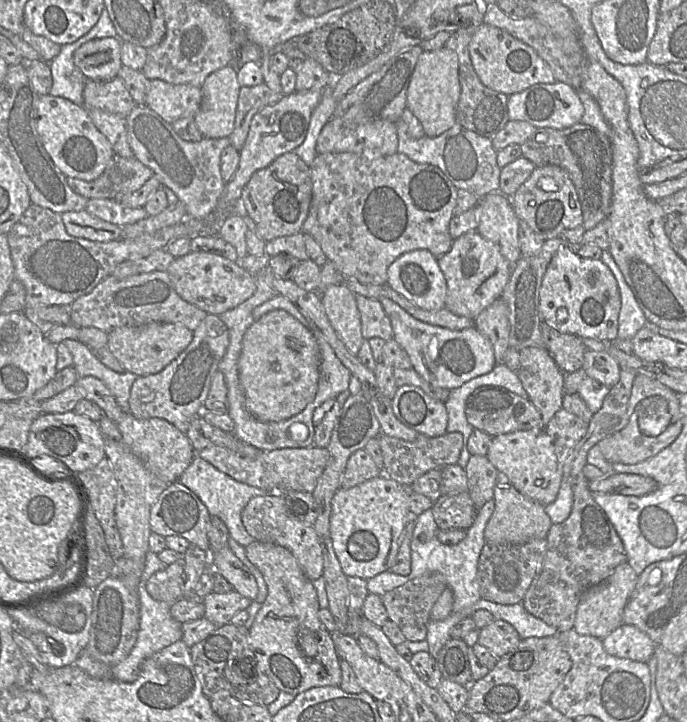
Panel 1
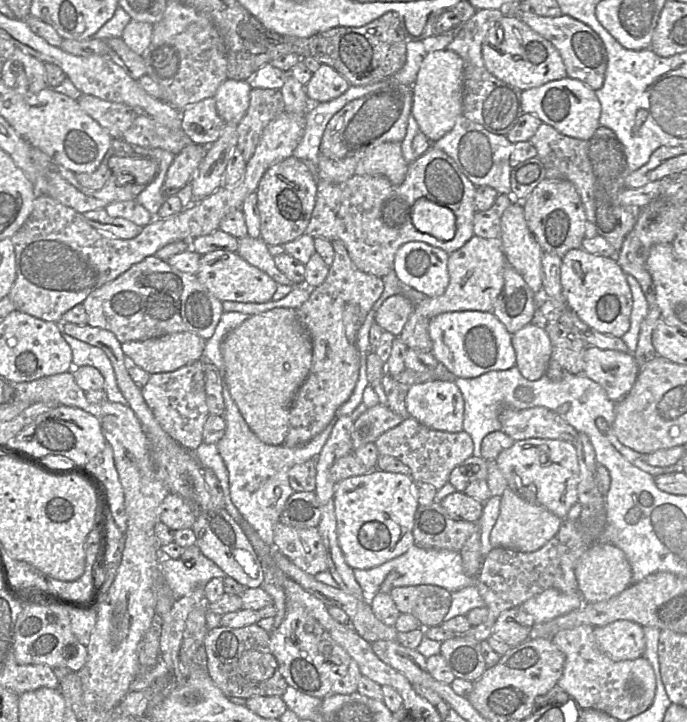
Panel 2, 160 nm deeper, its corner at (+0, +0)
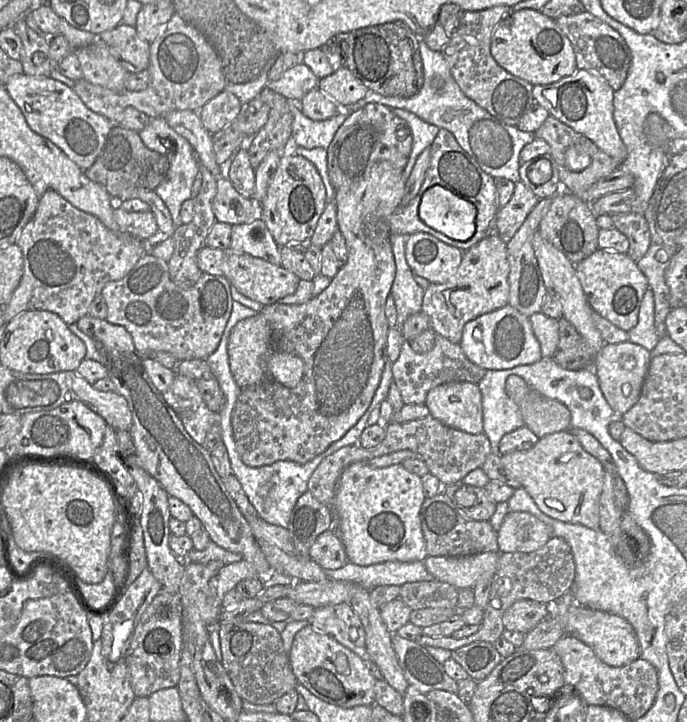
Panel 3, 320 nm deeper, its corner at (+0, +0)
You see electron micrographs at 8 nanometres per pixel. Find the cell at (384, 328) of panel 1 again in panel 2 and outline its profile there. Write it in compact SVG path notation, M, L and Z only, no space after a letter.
M393 295L387 298L376 310L374 322L384 331L399 336L406 321L412 313L414 303L404 295Z

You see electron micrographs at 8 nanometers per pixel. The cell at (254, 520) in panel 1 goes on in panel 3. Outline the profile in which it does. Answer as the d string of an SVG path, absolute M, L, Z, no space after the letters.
M331 529L316 538L309 549L309 557L324 570L339 569L349 562L341 538Z

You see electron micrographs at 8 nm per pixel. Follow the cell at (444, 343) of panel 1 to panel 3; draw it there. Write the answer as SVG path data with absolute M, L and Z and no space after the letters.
M509 304L468 321L459 345L471 362L485 370L511 369L536 363L542 358L529 318Z

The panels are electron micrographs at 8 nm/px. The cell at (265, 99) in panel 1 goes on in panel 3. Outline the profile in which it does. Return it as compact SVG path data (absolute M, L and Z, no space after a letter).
M264 88L258 97L269 106L270 111L265 125L246 144L254 171L270 151L286 151L292 131L292 115L287 99L268 88Z

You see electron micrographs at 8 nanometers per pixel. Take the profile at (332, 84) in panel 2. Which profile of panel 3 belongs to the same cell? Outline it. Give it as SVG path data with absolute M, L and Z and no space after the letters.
M341 67L320 79L318 87L322 93L340 107L352 105L365 97L369 89L347 68Z

